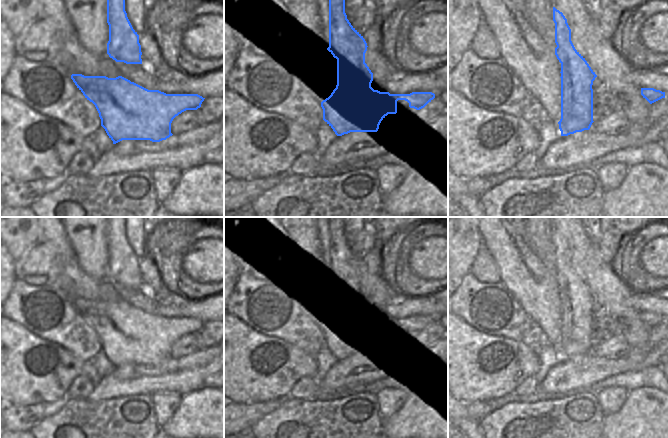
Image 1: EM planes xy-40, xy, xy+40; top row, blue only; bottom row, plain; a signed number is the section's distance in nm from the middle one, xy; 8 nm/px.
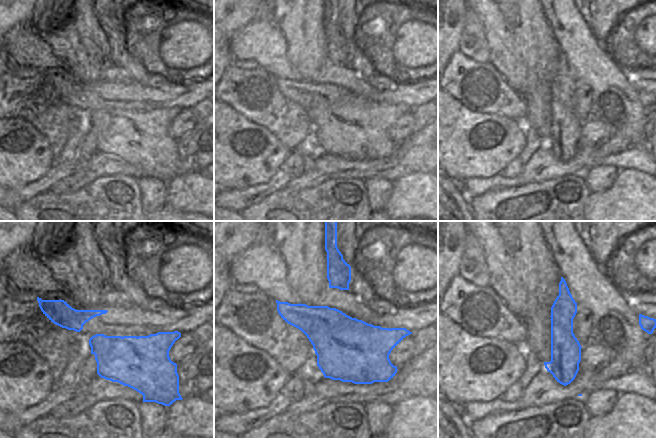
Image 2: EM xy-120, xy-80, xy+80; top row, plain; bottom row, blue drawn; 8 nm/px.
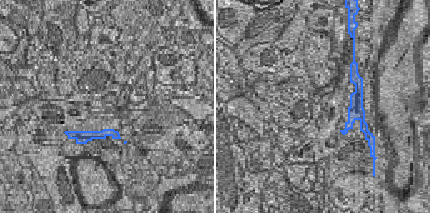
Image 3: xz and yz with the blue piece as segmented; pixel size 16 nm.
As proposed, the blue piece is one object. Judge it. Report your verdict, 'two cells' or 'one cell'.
two cells

